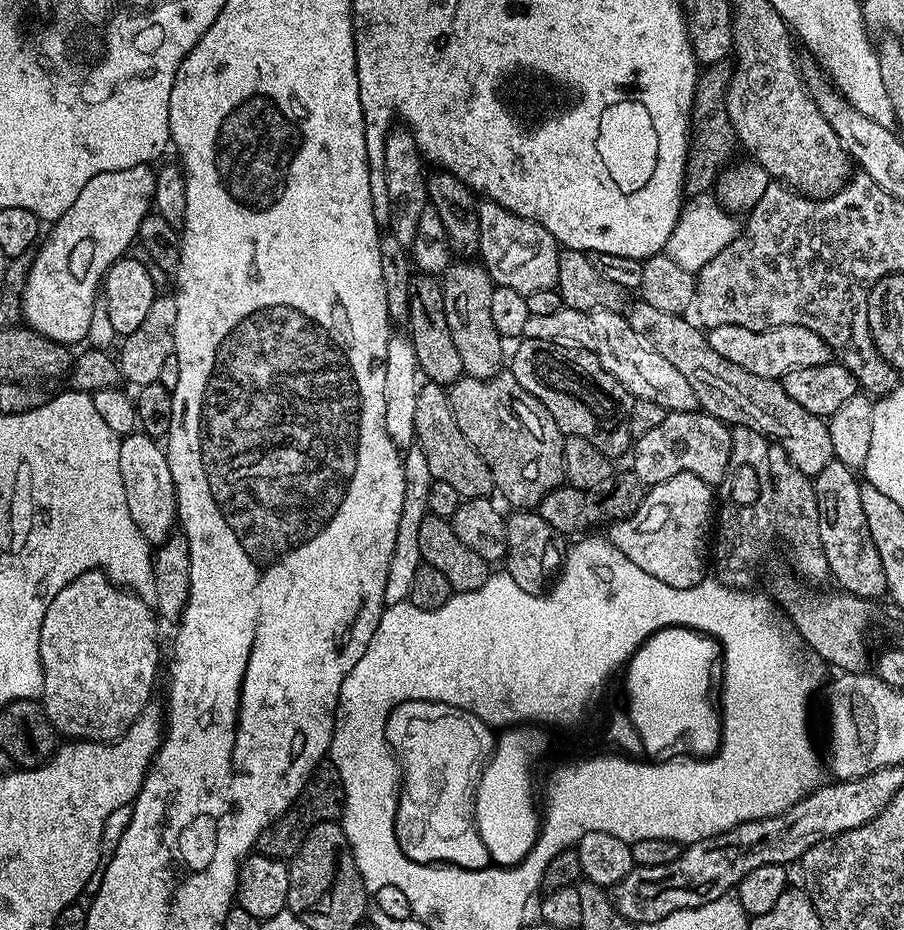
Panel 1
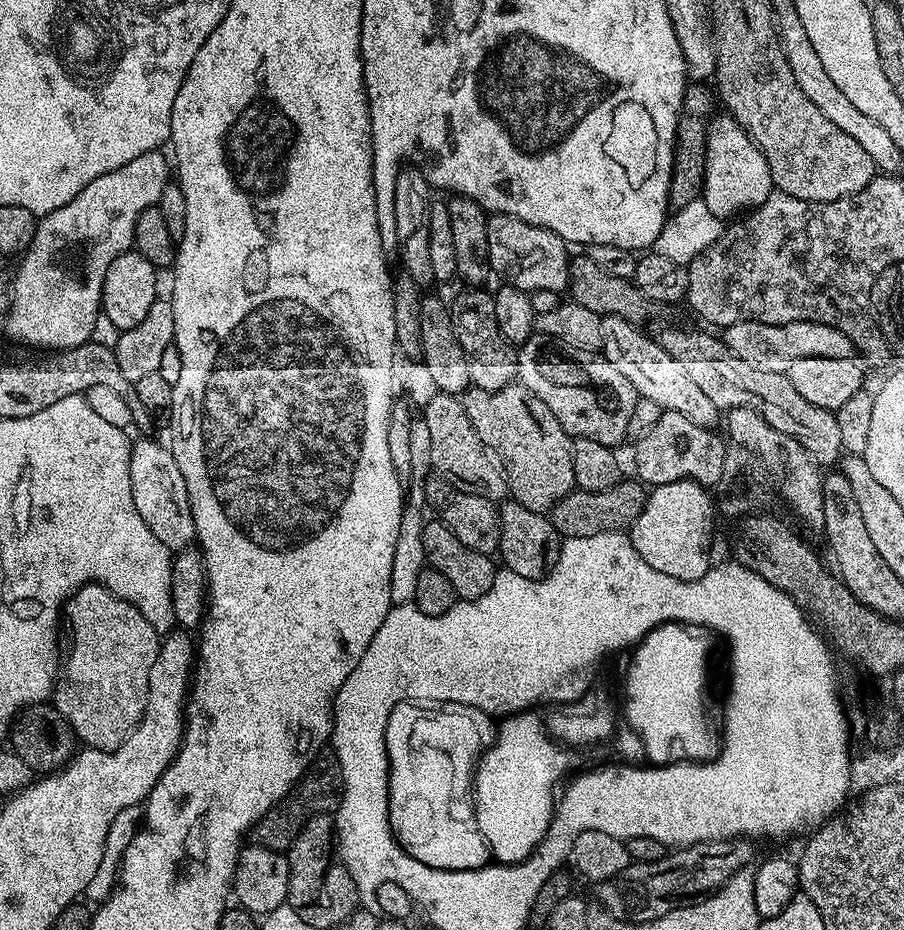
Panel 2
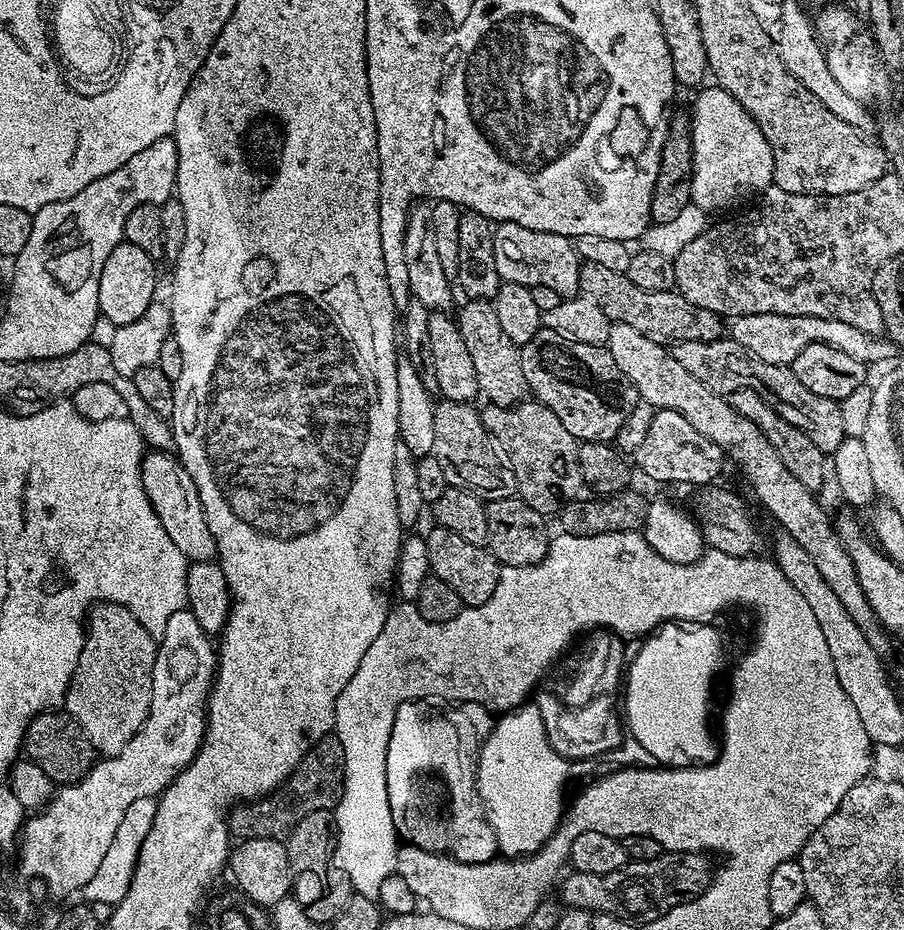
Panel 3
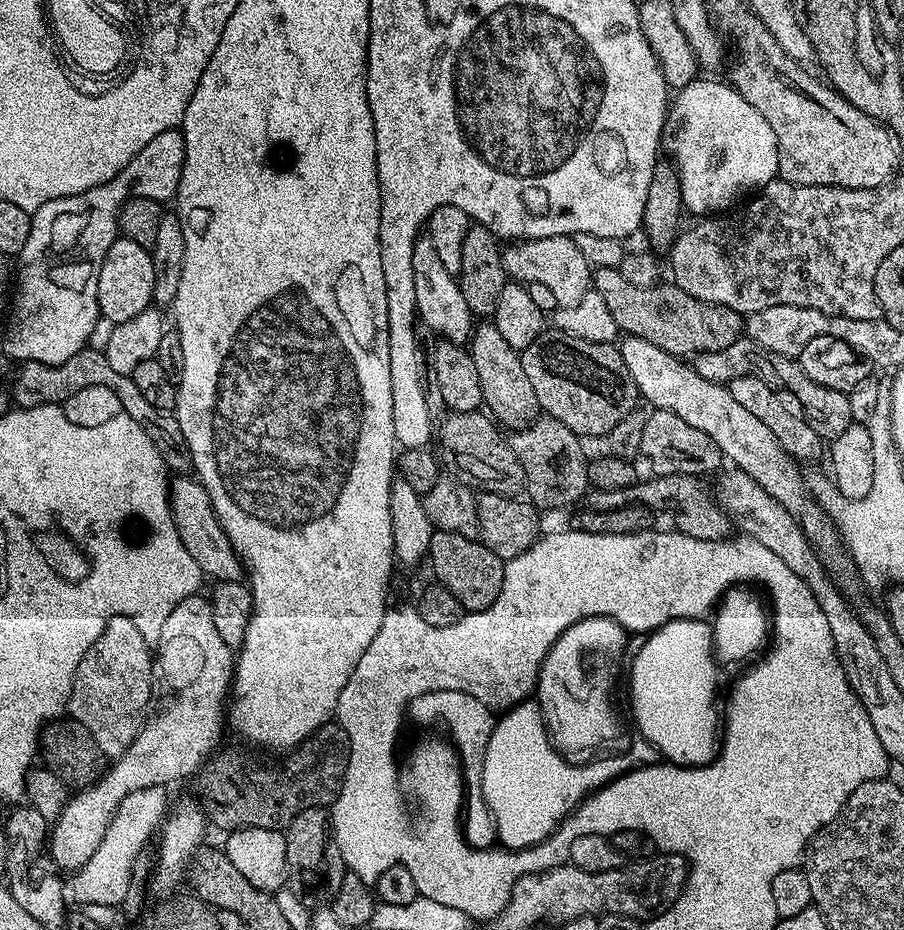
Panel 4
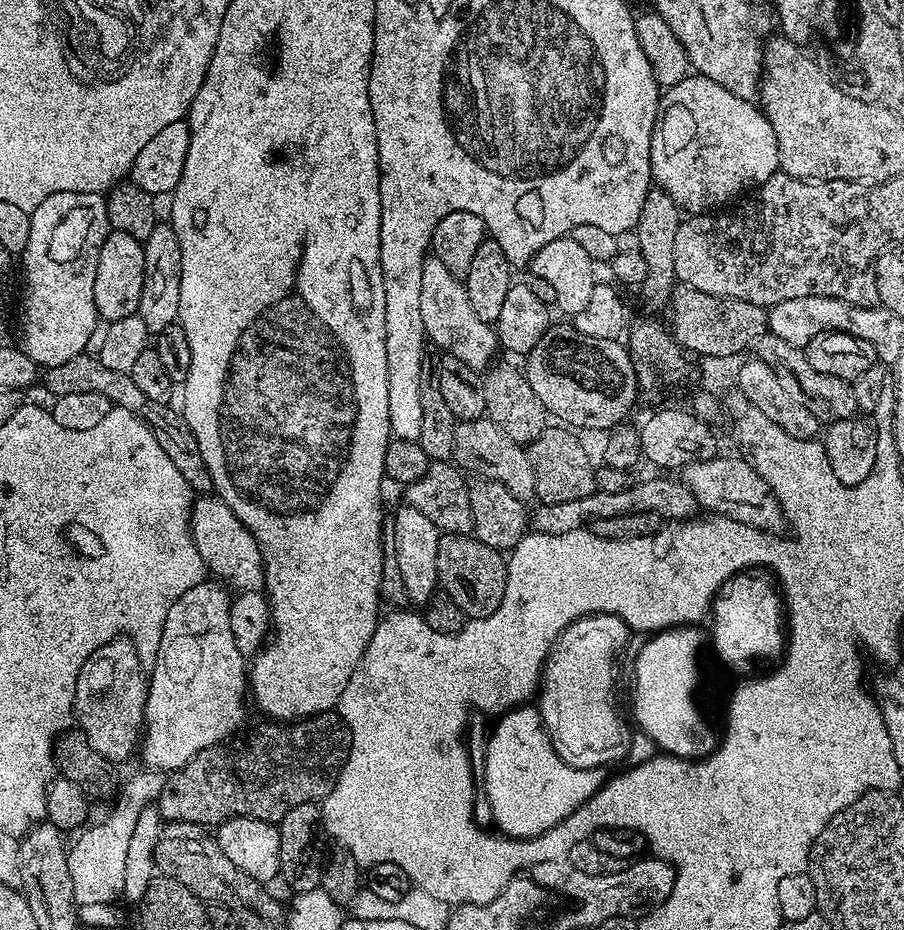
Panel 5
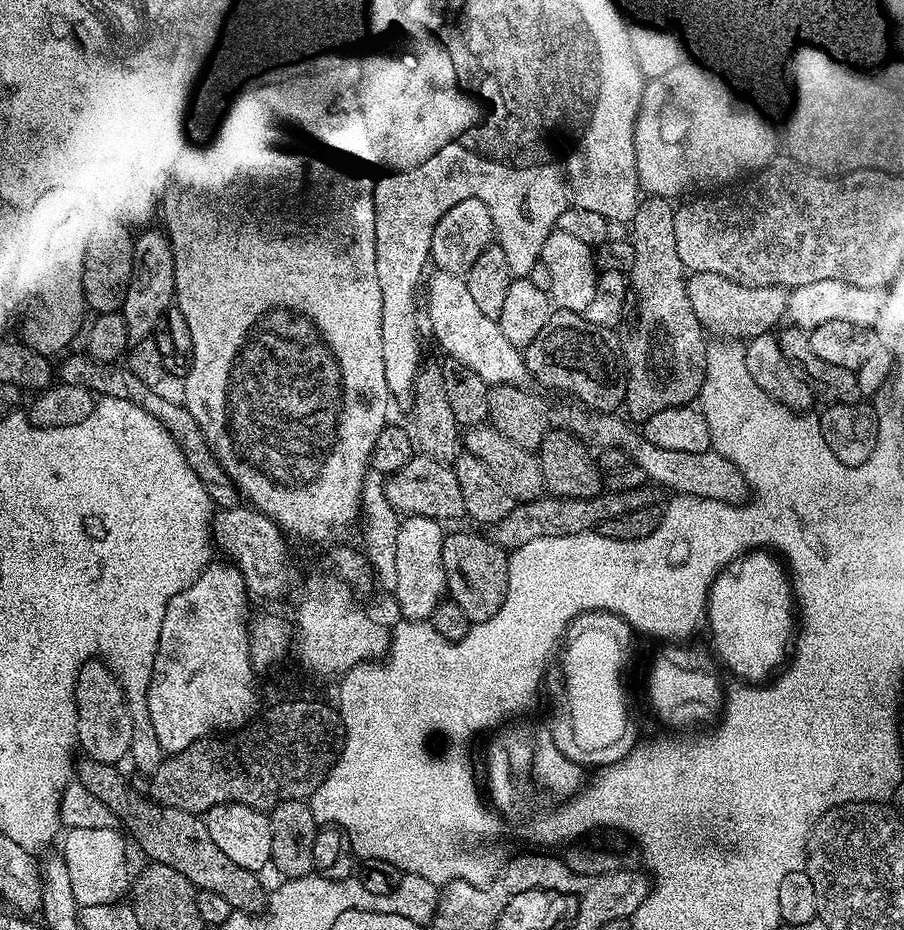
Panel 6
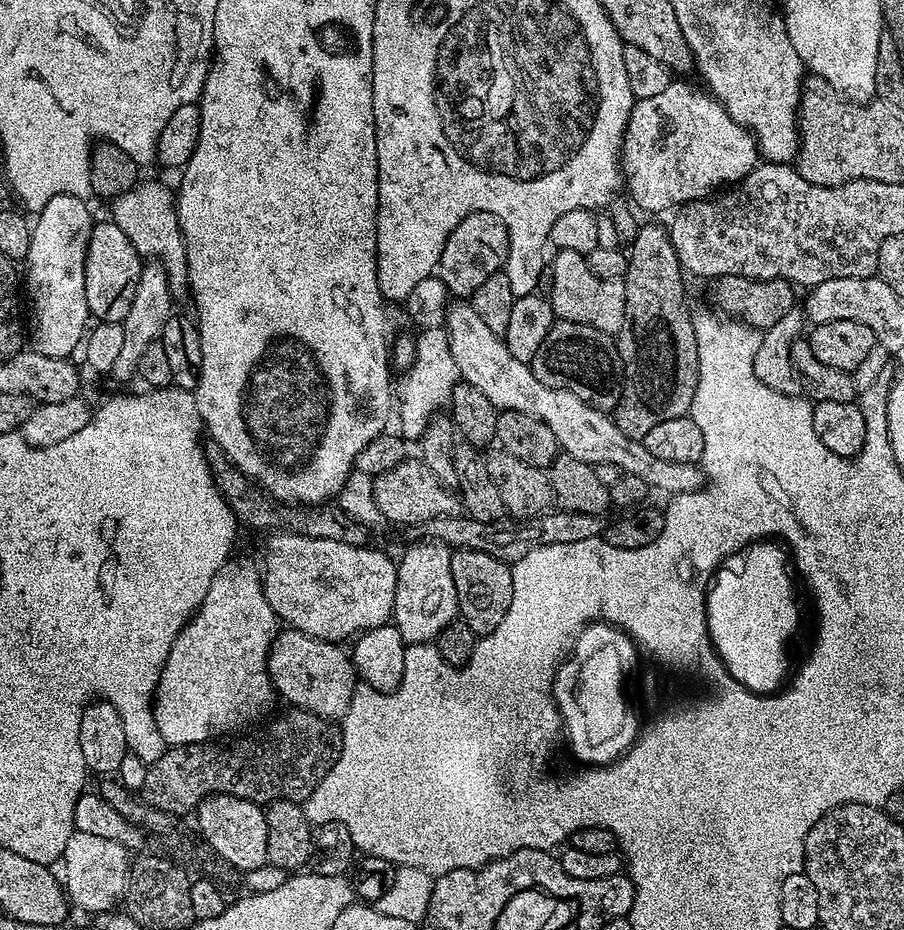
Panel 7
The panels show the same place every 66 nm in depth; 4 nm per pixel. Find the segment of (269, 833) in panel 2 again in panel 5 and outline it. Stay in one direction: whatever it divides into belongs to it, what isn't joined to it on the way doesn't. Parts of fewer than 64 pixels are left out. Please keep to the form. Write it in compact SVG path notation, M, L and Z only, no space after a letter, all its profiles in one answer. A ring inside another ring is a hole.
M336 710L295 722L264 723L268 724L194 754L186 766L171 773L158 801L163 819L219 826L235 816L245 816L278 825L294 806L323 802L352 749L348 723Z

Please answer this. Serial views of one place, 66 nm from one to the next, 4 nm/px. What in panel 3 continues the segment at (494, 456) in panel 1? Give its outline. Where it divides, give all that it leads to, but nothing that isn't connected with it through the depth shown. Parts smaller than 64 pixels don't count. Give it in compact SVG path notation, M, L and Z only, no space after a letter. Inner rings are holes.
M532 398L511 408L488 406L485 409L480 412L482 422L500 449L508 455L514 470L516 491L526 506L534 506L538 514L548 518L551 512L552 515L559 513L565 504L581 495L580 488L585 487L585 482L578 466L580 444L574 434L570 434L570 430L558 422L558 414L554 414L554 410Z

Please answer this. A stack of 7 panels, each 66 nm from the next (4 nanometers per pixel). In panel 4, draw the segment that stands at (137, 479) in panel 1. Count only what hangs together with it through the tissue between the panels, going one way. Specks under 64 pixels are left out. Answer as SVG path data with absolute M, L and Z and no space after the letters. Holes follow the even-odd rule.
M188 476L175 477L170 484L169 501L172 505L172 517L182 544L197 562L201 573L215 581L236 581L244 574L243 561L233 549L225 531L216 518L209 495L200 482Z

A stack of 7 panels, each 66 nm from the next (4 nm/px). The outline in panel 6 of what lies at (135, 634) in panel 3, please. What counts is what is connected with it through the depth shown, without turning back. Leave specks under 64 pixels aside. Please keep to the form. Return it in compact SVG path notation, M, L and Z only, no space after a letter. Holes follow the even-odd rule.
M103 662L84 665L76 681L76 739L90 760L119 765L131 750L132 710L116 673Z

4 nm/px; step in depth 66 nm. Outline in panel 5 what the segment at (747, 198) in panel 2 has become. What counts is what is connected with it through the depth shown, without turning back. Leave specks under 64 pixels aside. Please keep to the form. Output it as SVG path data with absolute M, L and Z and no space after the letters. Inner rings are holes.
M689 74L678 86L663 89L652 126L649 166L655 187L670 194L685 213L704 214L735 201L743 188L764 184L778 171L778 138L753 101L730 94L710 78Z

